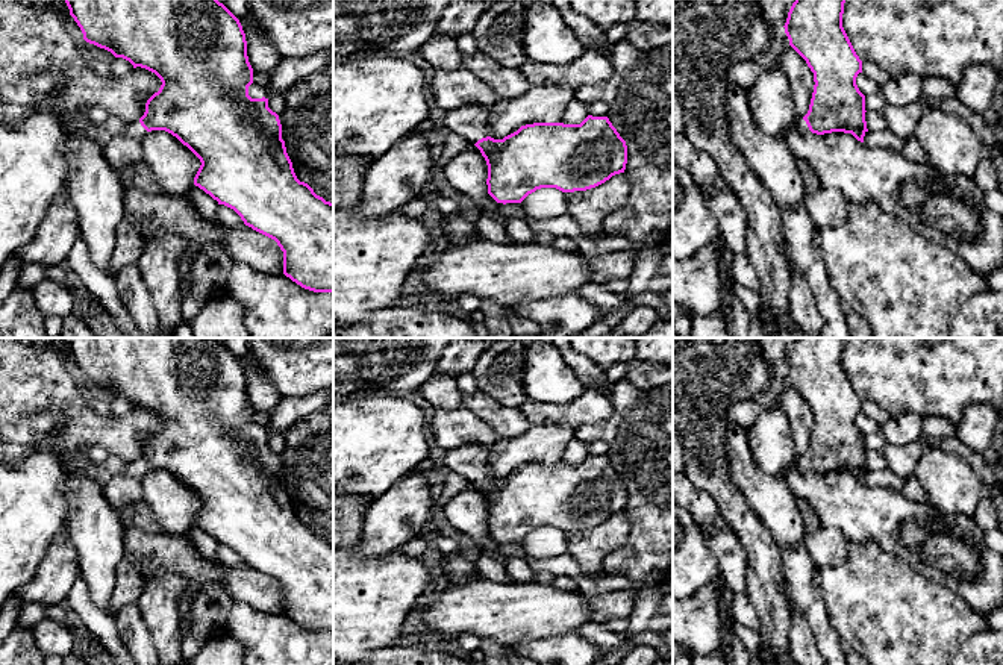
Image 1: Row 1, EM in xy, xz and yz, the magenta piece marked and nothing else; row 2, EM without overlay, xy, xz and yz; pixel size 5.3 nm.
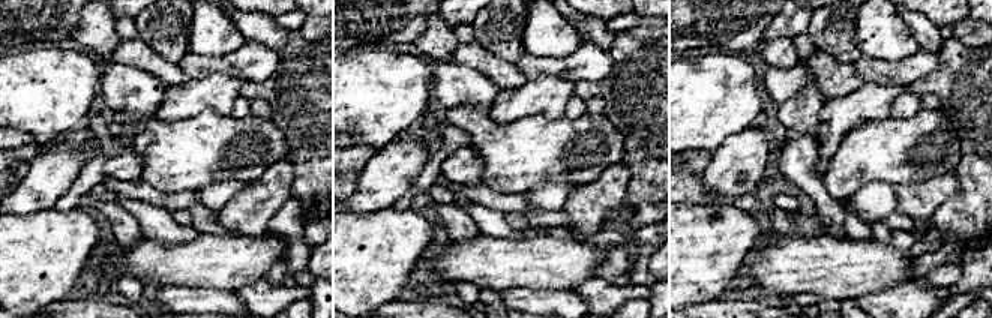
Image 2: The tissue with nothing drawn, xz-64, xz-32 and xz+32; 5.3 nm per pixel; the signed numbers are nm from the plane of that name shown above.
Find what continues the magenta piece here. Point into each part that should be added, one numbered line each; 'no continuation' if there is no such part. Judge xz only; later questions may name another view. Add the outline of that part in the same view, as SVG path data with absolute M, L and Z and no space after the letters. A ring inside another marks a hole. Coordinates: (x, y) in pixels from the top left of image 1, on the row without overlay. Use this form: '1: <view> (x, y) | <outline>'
1: xz (470, 461) | M465 444L448 450L444 456L444 467L476 483L479 479L489 476L488 448L482 444Z

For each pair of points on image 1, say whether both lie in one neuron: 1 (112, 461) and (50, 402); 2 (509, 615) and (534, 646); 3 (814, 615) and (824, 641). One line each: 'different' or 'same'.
1: different
2: different
3: same

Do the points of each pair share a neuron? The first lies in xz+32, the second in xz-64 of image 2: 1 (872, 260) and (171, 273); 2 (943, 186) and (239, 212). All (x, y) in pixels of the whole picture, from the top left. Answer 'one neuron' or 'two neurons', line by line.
1: one neuron
2: one neuron

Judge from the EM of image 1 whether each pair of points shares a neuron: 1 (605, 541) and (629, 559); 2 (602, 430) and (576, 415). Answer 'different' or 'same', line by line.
1: different
2: different

